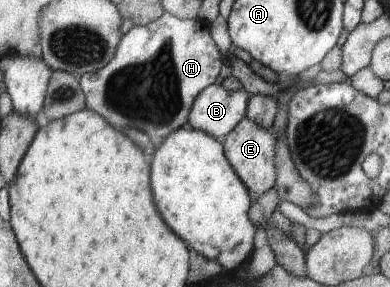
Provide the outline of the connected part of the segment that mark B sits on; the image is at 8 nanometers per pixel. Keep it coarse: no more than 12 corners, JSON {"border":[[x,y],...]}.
{"border":[[213,83],[187,126],[223,138],[246,116],[244,88]]}

